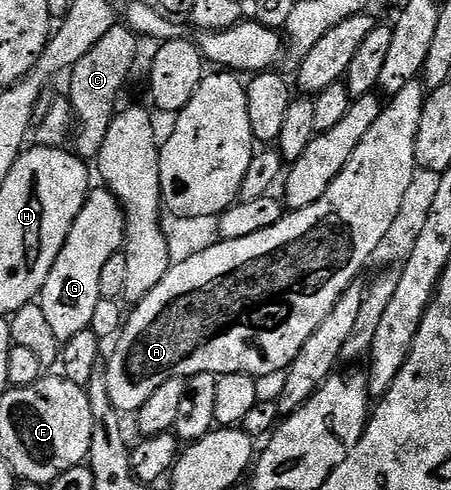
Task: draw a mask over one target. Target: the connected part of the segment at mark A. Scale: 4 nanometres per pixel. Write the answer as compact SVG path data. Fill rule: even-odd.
M418 80L409 82L400 93L394 94L384 104L377 123L373 123L373 127L369 127L369 135L365 135L365 139L361 139L357 151L353 151L349 163L345 163L341 175L337 175L337 179L333 179L329 191L325 191L325 195L321 195L321 199L317 199L317 203L304 209L292 209L284 212L283 218L277 223L273 223L273 227L265 227L265 231L253 231L253 235L245 235L245 239L229 239L228 241L220 239L207 251L193 255L185 262L172 264L165 279L161 279L161 283L157 283L157 287L153 287L153 291L149 291L139 300L132 308L135 309L132 313L130 310L129 316L114 342L115 350L112 351L111 358L106 358L109 399L113 399L113 407L119 410L120 414L134 414L147 402L149 395L153 395L153 391L157 391L157 387L161 387L161 383L174 377L189 379L198 373L216 375L248 373L251 377L256 378L261 375L273 375L273 371L286 371L289 368L297 351L301 351L301 347L305 347L305 339L309 339L309 335L313 335L313 331L317 331L317 327L321 327L321 323L325 323L325 315L329 315L329 311L333 311L337 299L341 299L341 295L350 287L352 281L360 276L359 272L366 267L367 260L378 251L379 244L386 239L387 232L394 227L395 220L398 219L399 212L402 211L403 204L407 201L407 192L410 191L411 184L415 181L415 173L417 174L415 148L417 147L417 133L421 127L424 100L425 89Z

